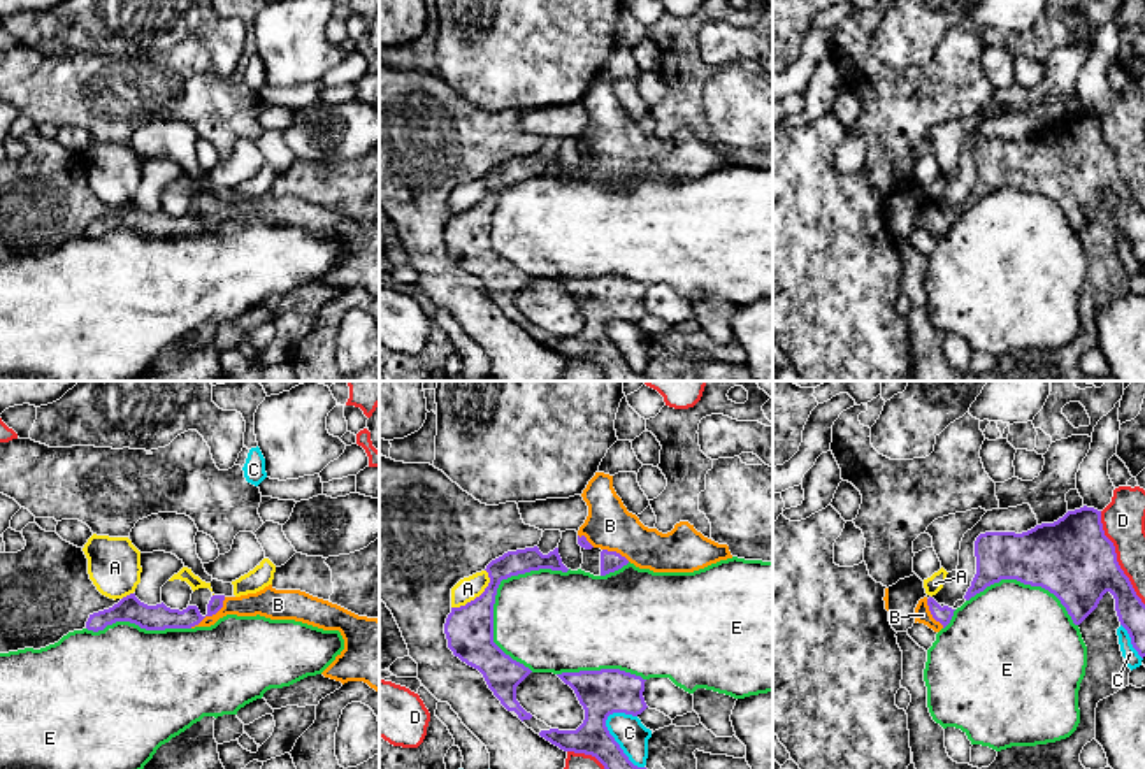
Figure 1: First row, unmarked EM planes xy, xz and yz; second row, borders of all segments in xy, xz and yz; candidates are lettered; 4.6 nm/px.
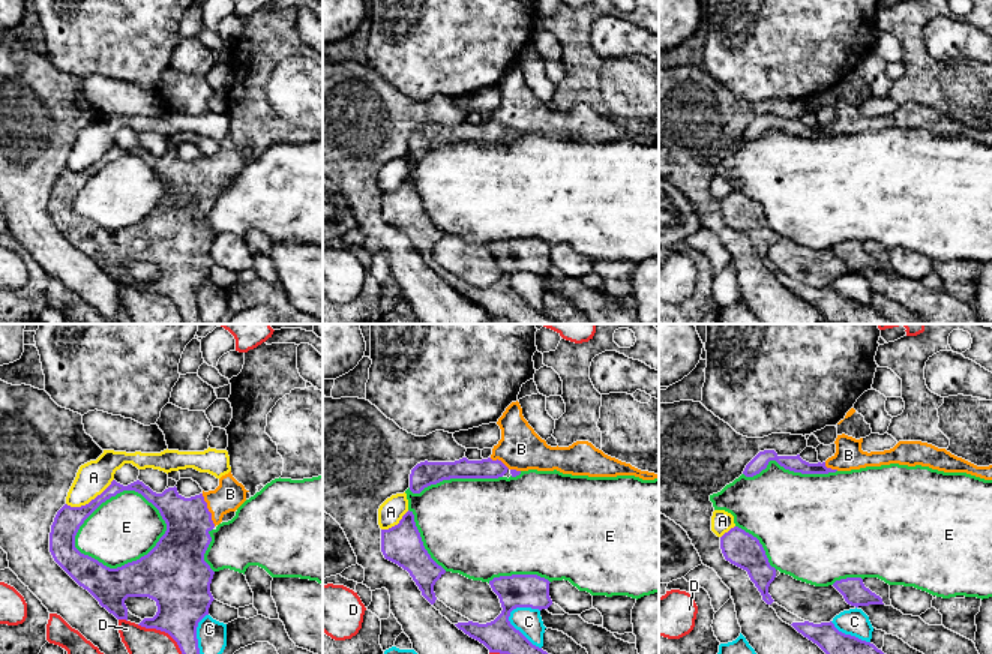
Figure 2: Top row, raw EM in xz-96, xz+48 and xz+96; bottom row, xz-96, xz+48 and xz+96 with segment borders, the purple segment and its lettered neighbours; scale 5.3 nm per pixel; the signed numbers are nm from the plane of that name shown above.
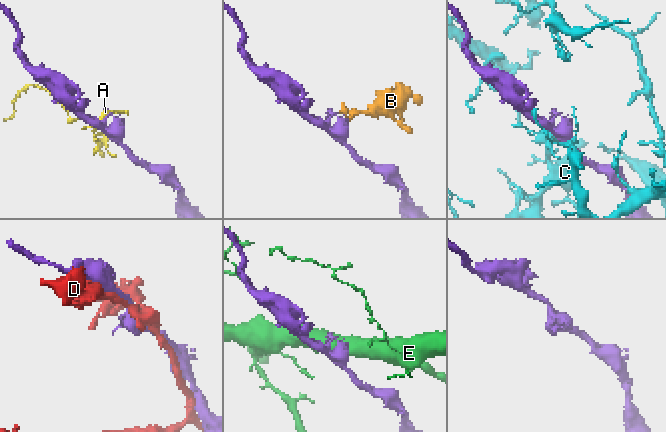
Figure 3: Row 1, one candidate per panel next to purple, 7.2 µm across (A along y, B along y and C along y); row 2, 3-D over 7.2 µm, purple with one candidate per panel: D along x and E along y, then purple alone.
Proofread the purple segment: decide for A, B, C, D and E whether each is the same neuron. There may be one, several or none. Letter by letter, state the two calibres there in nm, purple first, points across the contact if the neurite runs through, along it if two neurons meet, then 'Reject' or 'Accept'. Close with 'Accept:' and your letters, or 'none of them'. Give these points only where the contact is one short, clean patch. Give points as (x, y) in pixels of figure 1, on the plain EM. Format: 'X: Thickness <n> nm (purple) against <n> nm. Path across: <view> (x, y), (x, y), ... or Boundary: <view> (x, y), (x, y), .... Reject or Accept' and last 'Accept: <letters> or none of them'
A: Thickness 220 nm (purple) against 110 nm. Reject
B: Thickness 120 nm (purple) against 120 nm. Accept
C: Thickness 220 nm (purple) against 150 nm. Reject
D: Thickness 360 nm (purple) against 190 nm. Reject
E: Thickness 220 nm (purple) against 460 nm. Reject
Accept: B

